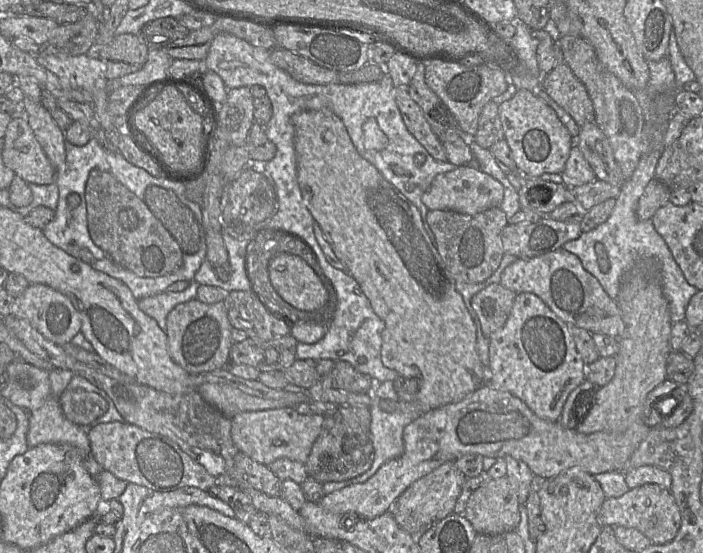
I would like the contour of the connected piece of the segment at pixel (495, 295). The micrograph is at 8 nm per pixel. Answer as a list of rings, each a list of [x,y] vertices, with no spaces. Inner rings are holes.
[[[499,283],[487,286],[472,297],[471,307],[487,339],[506,323],[515,297],[515,292]]]

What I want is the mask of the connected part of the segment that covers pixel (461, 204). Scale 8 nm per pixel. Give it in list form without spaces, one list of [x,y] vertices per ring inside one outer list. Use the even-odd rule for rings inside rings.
[[[467,165],[438,174],[429,189],[422,195],[422,202],[429,210],[451,210],[466,215],[476,215],[500,205],[504,187],[495,178]]]

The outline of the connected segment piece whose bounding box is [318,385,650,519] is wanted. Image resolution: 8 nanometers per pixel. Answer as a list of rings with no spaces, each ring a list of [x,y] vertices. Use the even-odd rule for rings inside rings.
[[[484,385],[457,403],[442,406],[416,418],[403,430],[404,451],[401,456],[384,463],[366,482],[350,485],[325,495],[318,503],[332,513],[351,514],[357,515],[358,518],[372,519],[390,511],[398,497],[412,483],[445,462],[455,461],[466,454],[477,454],[494,459],[504,459],[510,456],[527,464],[534,476],[546,479],[553,478],[570,468],[580,468],[591,475],[620,471],[649,431],[650,426],[641,421],[620,434],[607,432],[582,434],[575,429],[563,428],[557,422],[540,419],[519,398],[492,386]]]

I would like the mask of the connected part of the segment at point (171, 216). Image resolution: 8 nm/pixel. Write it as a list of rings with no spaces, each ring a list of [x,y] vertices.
[[[150,185],[145,190],[144,203],[170,232],[184,254],[198,251],[203,229],[192,211],[172,190]]]

